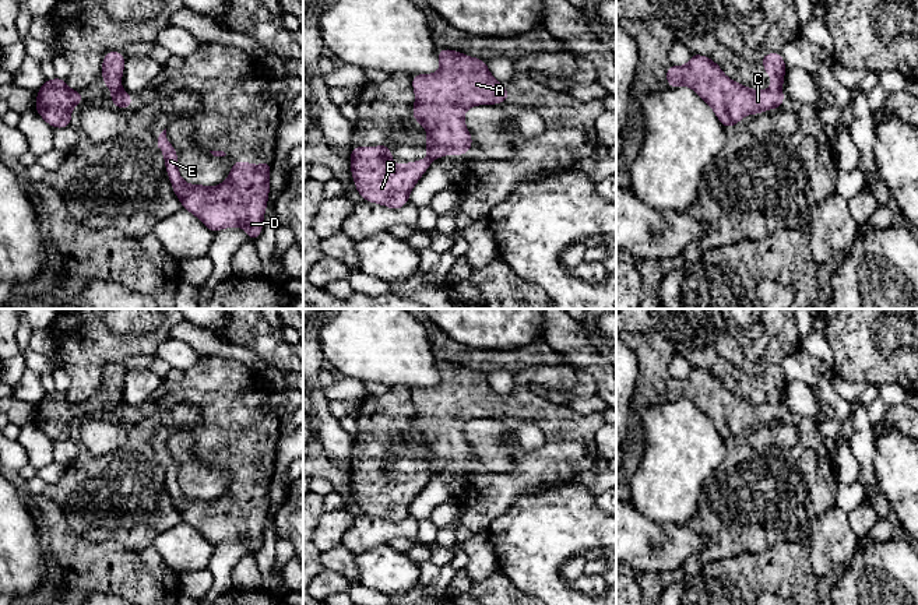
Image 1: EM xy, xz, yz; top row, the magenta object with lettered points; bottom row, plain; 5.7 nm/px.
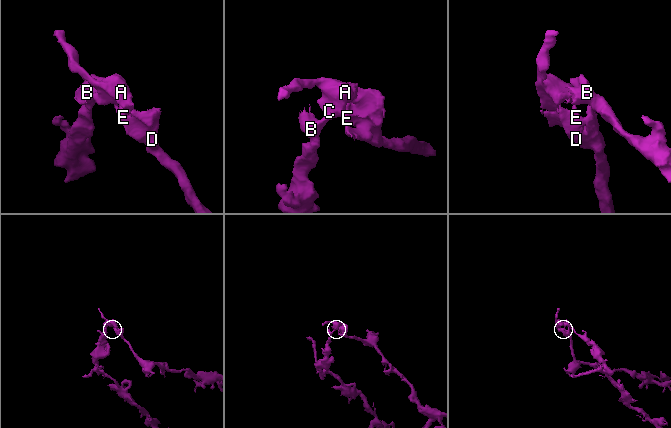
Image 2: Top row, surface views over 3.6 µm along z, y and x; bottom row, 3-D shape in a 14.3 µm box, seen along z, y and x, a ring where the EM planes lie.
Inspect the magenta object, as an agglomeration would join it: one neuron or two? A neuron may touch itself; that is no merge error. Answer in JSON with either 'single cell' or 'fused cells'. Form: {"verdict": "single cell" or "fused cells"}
{"verdict": "fused cells"}

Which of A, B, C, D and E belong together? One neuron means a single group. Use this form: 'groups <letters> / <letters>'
groups A C D E / B

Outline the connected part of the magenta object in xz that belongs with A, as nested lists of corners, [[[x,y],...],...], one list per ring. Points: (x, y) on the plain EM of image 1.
[[[437,362],[437,370],[440,373],[437,386],[411,388],[416,411],[411,426],[415,435],[428,444],[423,458],[432,472],[443,468],[464,468],[471,464],[472,450],[464,436],[468,421],[509,414],[509,402],[490,387],[485,373],[451,362]]]

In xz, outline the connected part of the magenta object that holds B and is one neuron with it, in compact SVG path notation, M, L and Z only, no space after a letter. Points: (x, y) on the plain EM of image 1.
M387 457L379 460L351 461L351 488L355 492L355 502L367 516L376 516L398 524L409 514L409 506L422 488L429 482L433 472L430 469L416 475L401 476L397 482L394 471L390 469L393 461Z

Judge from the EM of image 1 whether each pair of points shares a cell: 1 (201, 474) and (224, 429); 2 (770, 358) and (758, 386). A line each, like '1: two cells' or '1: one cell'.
1: two cells
2: two cells

